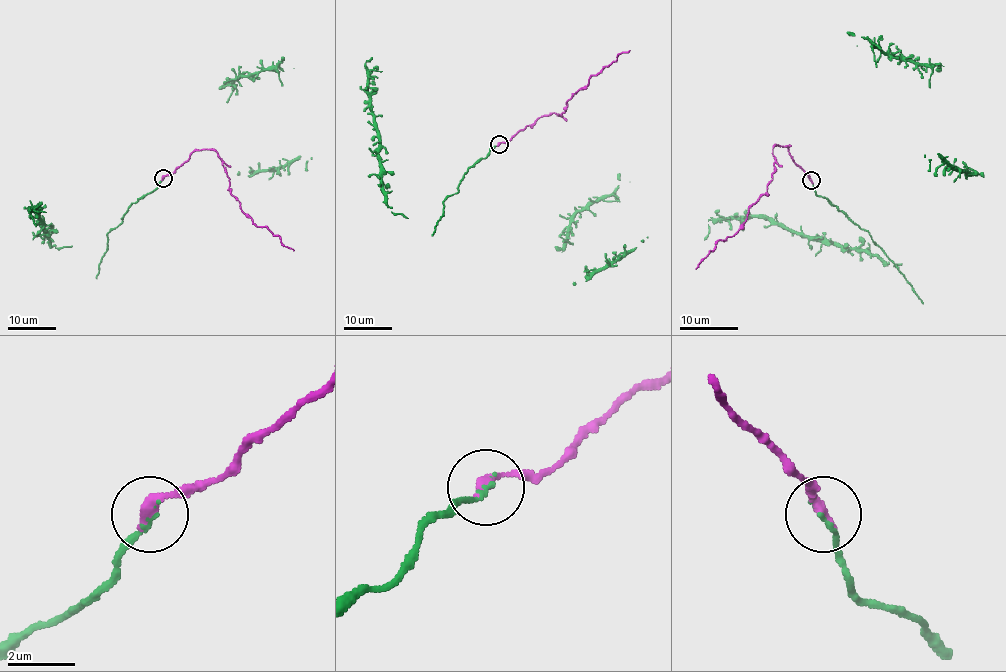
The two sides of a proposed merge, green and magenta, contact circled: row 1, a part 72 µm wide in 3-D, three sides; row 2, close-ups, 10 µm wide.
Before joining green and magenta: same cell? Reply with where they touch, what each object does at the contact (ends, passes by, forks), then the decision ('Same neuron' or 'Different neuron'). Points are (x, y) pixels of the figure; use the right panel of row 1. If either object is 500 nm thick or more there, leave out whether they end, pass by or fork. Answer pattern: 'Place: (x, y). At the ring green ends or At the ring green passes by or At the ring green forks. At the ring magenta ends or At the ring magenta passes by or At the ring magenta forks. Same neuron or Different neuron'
Place: (811, 180). At the ring green ends. At the ring magenta ends. Same neuron

